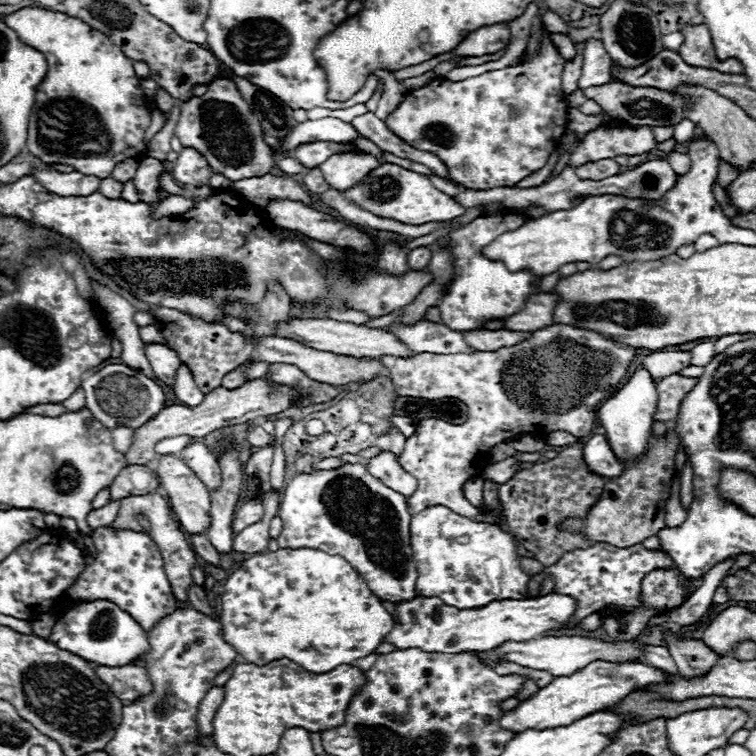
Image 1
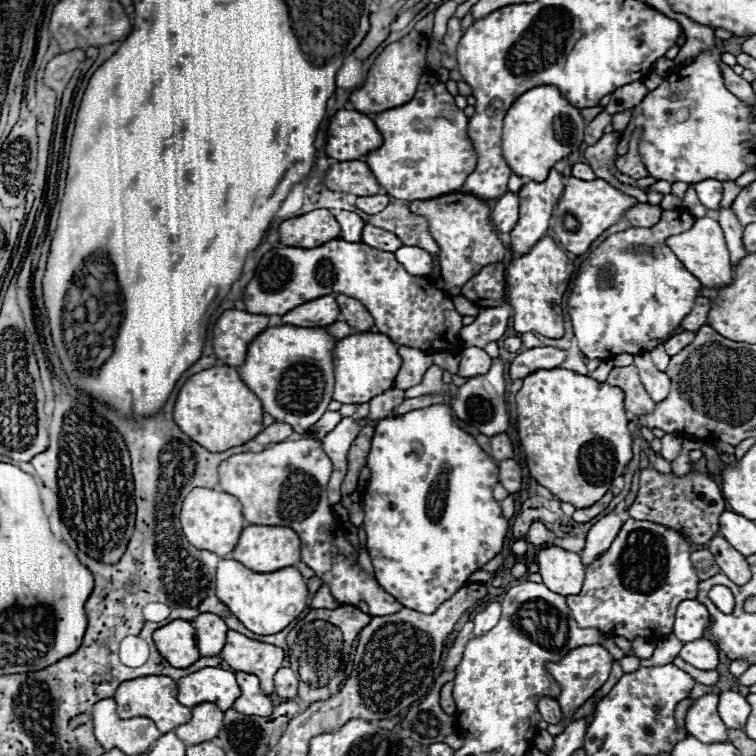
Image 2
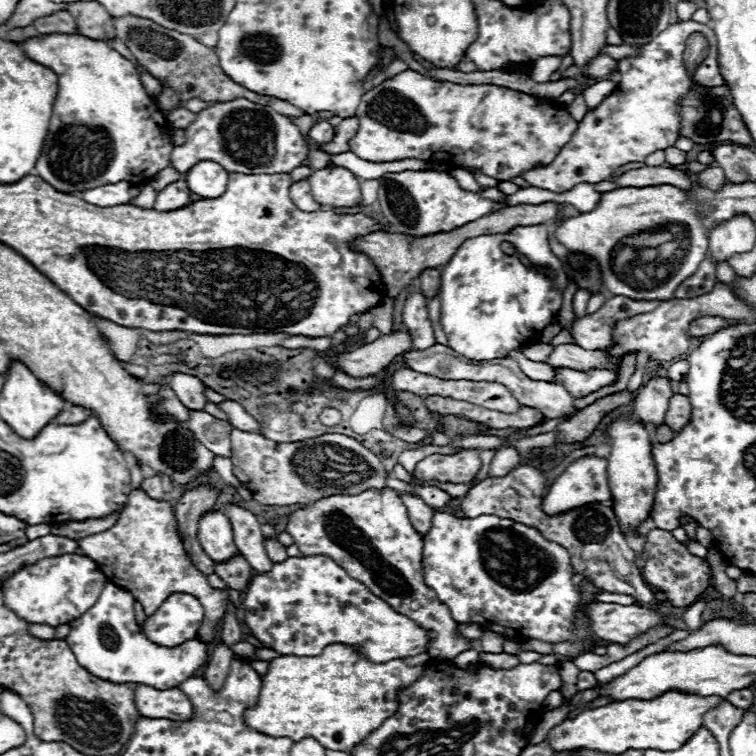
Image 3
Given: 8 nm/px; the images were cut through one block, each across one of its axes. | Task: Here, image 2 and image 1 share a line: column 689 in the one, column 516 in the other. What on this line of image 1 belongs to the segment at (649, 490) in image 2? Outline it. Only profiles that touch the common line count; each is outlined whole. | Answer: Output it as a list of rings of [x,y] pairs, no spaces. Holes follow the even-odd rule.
[[[574,442],[564,448],[554,460],[524,468],[516,472],[512,480],[500,484],[498,502],[508,532],[518,540],[518,544],[530,550],[540,564],[554,566],[566,552],[590,548],[592,544],[596,544],[594,540],[588,540],[582,532],[572,534],[566,530],[558,530],[558,524],[566,518],[586,518],[592,506],[600,500],[604,484],[604,478],[588,472],[582,460],[582,444]]]

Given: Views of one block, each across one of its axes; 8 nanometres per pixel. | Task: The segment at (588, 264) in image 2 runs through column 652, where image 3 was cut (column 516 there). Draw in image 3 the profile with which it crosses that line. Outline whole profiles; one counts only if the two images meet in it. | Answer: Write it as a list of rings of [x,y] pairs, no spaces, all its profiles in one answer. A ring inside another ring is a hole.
[[[544,224],[536,226],[516,226],[506,234],[486,234],[464,240],[454,256],[442,268],[442,284],[440,284],[440,324],[448,338],[448,346],[458,354],[470,360],[494,360],[502,358],[510,350],[524,348],[524,344],[538,338],[542,328],[556,320],[558,310],[562,306],[562,290],[566,282],[566,274],[562,262],[552,254],[548,246],[548,230]],[[500,242],[512,242],[516,252],[512,256],[500,254]],[[534,266],[546,266],[554,270],[554,278],[544,276]]]

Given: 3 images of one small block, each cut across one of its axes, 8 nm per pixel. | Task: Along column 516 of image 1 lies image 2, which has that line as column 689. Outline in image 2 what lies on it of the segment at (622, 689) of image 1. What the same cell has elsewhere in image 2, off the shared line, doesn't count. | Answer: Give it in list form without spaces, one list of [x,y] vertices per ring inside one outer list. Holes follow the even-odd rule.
[[[704,694],[702,698],[694,700],[694,704],[686,712],[686,730],[688,734],[696,736],[700,742],[724,742],[726,726],[718,716],[718,694]]]

